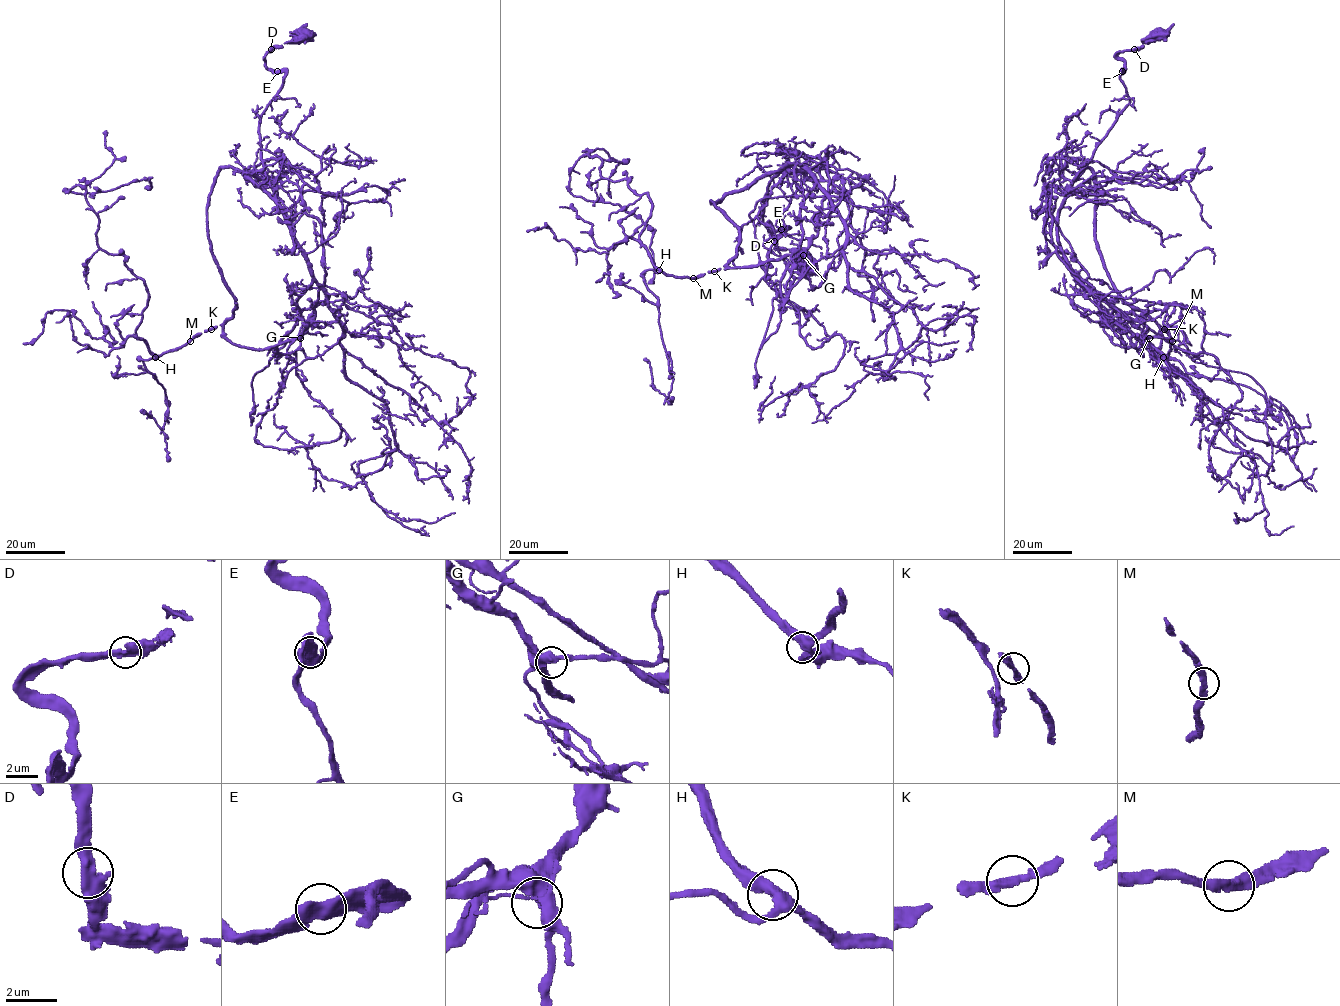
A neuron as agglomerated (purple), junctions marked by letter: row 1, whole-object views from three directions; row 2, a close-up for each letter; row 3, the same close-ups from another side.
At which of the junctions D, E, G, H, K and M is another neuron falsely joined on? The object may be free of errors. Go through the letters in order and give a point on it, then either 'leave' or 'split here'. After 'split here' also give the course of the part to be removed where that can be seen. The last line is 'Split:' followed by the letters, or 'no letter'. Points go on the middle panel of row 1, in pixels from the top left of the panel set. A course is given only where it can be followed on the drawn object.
D: place (774, 241); leave
E: place (781, 229); leave
G: place (803, 255); leave
H: place (659, 270); leave
K: place (714, 271); leave
M: place (693, 278); leave
Split: no letter

